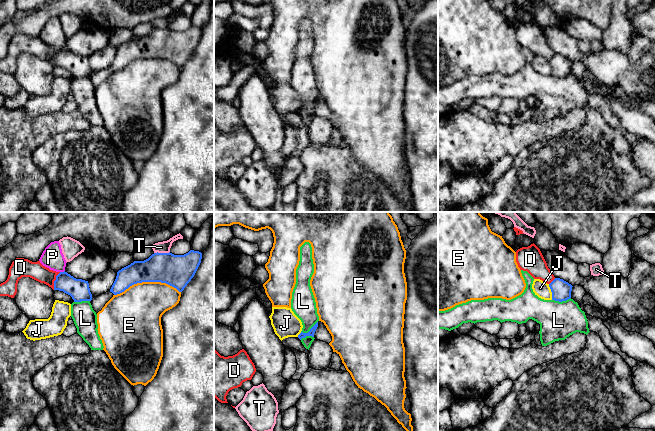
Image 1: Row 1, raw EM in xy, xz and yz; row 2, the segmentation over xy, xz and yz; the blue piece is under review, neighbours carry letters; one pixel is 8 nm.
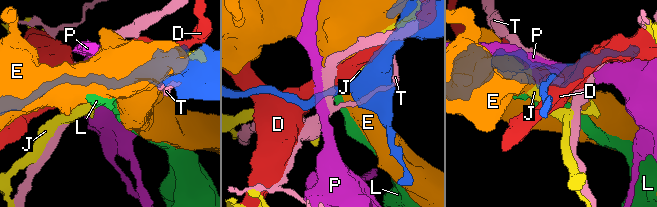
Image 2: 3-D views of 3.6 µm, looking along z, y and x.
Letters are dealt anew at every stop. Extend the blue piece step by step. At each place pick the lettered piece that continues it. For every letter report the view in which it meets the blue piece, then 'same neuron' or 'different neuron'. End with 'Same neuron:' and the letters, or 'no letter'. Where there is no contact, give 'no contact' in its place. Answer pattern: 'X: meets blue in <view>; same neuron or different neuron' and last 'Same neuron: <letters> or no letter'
D: meets blue in xy; different neuron
E: meets blue in xy; different neuron
J: meets blue in yz; different neuron
L: meets blue in yz; different neuron
P: meets blue in xy; different neuron
T: meets blue in xy; different neuron
Same neuron: no letter

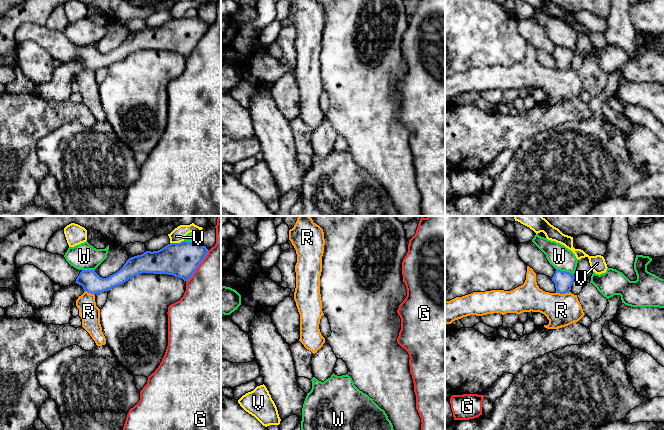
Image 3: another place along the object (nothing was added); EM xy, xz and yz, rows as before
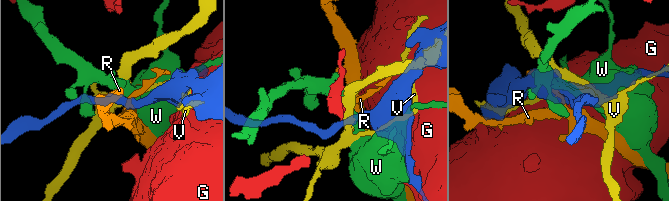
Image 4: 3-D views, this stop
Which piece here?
G: meets blue in xy; different neuron
R: meets blue in yz; different neuron
V: meets blue in xy; different neuron
W: meets blue in yz; different neuron
Same neuron: no letter

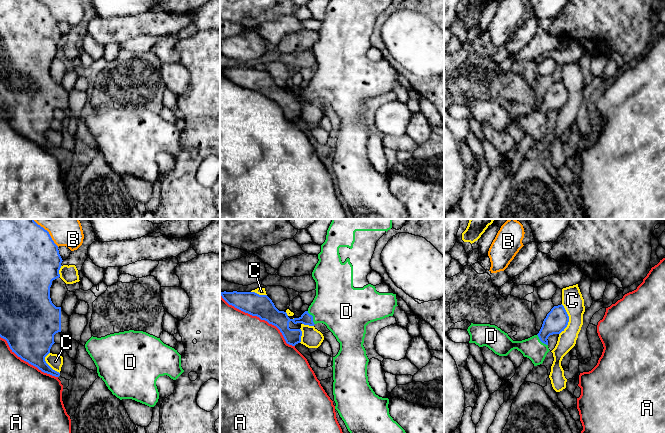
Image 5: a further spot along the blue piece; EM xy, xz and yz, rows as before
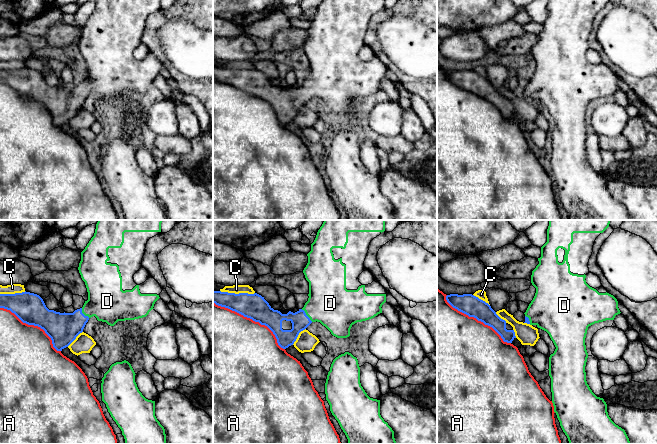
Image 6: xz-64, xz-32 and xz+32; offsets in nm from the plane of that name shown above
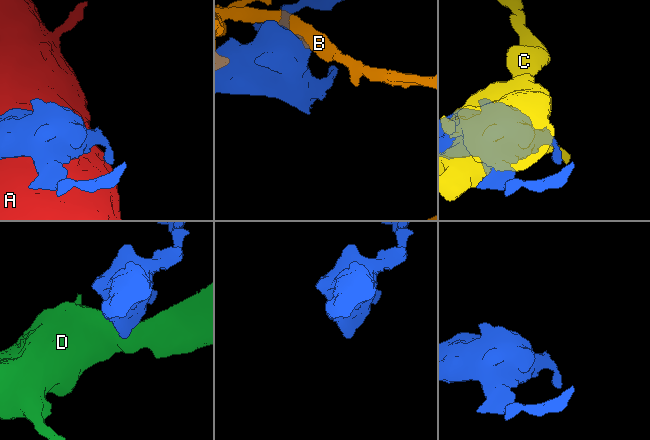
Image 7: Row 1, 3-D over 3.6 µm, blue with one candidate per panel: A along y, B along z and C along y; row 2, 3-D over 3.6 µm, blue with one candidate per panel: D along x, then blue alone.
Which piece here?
A: meets blue in xz; different neuron
B: meets blue in xy; different neuron
C: meets blue in yz; different neuron
D: meets blue in xz; same neuron
Same neuron: D

